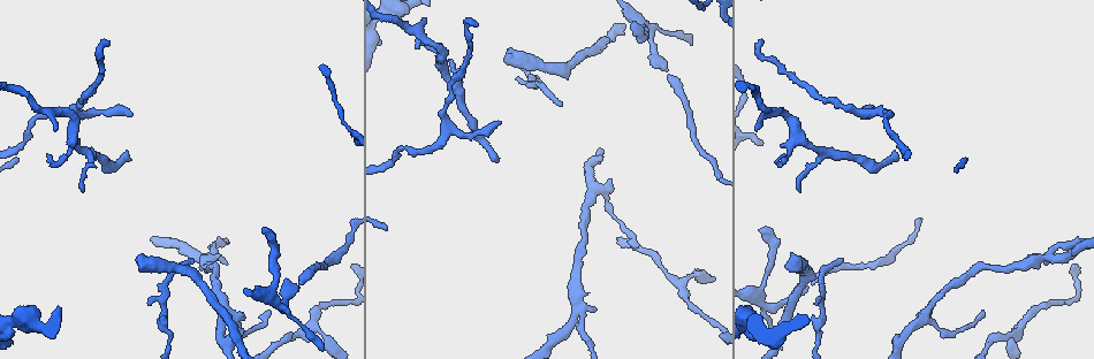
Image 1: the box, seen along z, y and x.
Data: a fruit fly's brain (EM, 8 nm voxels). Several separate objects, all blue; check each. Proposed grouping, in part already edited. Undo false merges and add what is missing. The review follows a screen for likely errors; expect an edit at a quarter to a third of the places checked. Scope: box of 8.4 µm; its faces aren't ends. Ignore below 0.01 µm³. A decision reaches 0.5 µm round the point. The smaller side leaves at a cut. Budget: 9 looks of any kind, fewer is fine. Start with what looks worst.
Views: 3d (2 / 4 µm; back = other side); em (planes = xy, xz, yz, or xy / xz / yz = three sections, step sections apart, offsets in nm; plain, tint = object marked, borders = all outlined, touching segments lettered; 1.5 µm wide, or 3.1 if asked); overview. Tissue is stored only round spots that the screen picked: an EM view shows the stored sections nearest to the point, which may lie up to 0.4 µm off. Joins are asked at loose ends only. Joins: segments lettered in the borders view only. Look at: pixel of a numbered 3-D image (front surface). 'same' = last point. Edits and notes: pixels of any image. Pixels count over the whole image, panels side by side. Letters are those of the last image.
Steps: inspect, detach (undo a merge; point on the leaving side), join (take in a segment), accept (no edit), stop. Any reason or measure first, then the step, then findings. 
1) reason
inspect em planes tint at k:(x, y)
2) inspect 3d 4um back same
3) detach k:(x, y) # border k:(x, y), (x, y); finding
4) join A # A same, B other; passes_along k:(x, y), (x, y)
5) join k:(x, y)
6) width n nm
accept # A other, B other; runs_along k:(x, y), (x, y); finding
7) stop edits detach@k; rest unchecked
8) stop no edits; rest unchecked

thin end
inspect em planes borders at 1:(501, 122)

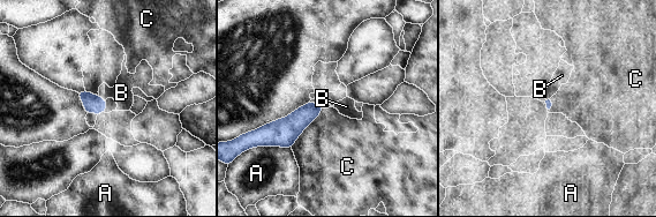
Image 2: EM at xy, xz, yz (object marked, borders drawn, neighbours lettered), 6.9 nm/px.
longest_contact C 360 nm
accept # A other, B other, C other; no lettered segment goes on from it

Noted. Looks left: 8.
tapers out
inspect 3d 4um at 1:(80, 189)

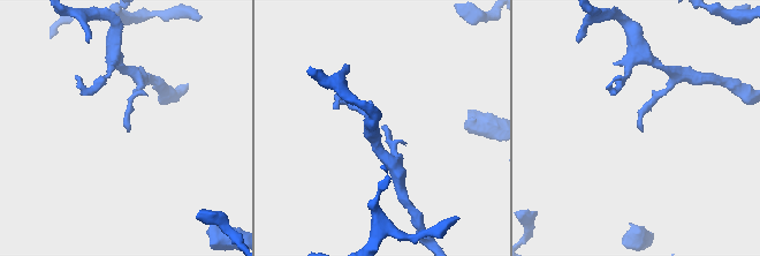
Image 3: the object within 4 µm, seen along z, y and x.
now the EM
inspect em xz step 8 tint at 3:(643, 129)

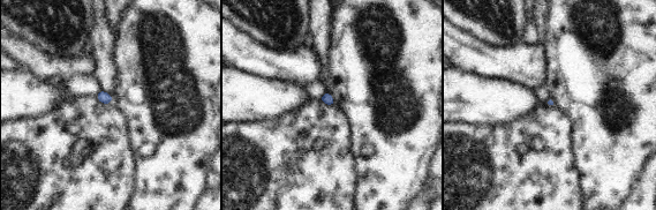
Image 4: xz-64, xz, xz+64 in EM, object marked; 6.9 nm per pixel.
inspect em planes borders same

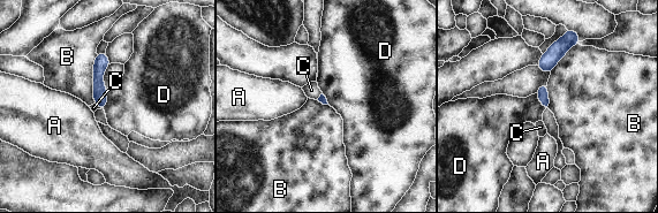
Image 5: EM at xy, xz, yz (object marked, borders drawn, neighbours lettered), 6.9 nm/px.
accept # A other, B other, C other, D other; runs_along 5:(99, 56), (98, 86), (101, 105); no lettered segment goes on from it

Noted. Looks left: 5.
tapers out
inspect 3d 4um back at 1:(763, 43)

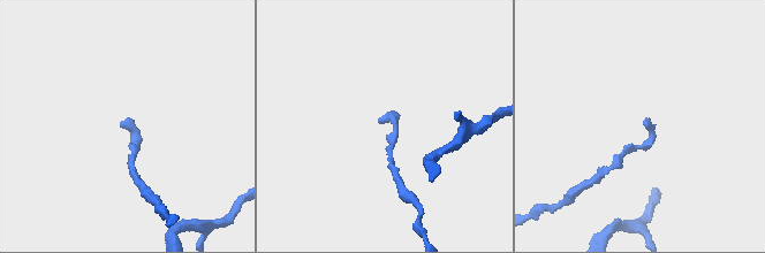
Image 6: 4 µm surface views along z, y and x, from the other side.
inspect em planes borders at 6:(381, 120)

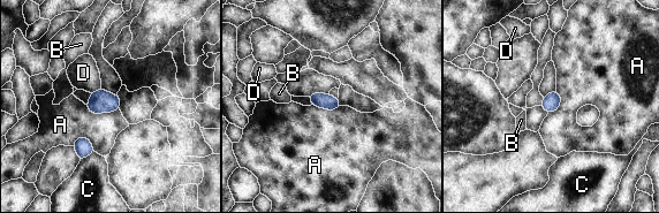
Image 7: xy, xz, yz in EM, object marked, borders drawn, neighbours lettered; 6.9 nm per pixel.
accept # A other, B other, C other, D other; none of them fits

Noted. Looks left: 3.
an open end
inspect 3d 4um at 1:(561, 103)

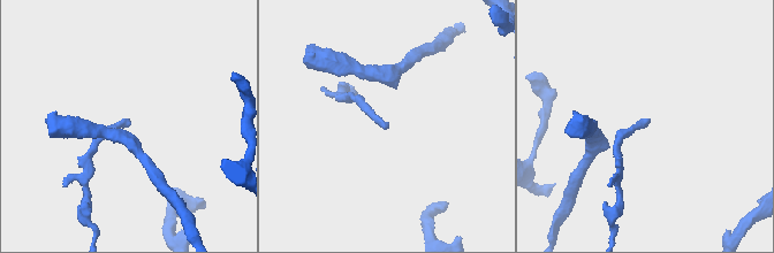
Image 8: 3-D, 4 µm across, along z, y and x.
need the tissue
inspect em planes borders at 8:(650, 121)

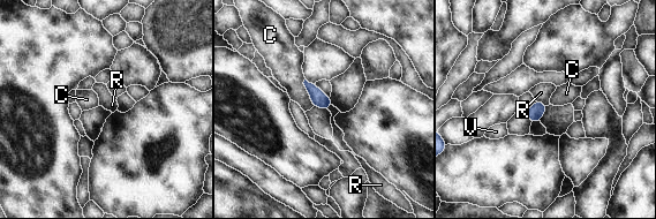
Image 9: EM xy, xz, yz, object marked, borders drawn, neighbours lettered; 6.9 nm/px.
longest_contact C 200 nm
accept # C other, R other, V other; border 9:(536, 100), (547, 105); no lettered segment goes on from it

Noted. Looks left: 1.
stop no edits; rest unchecked

